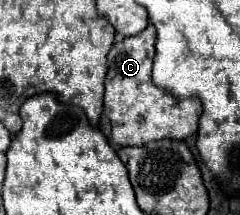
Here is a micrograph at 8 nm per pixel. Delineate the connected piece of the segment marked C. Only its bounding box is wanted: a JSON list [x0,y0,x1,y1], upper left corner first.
[105,23,201,147]

